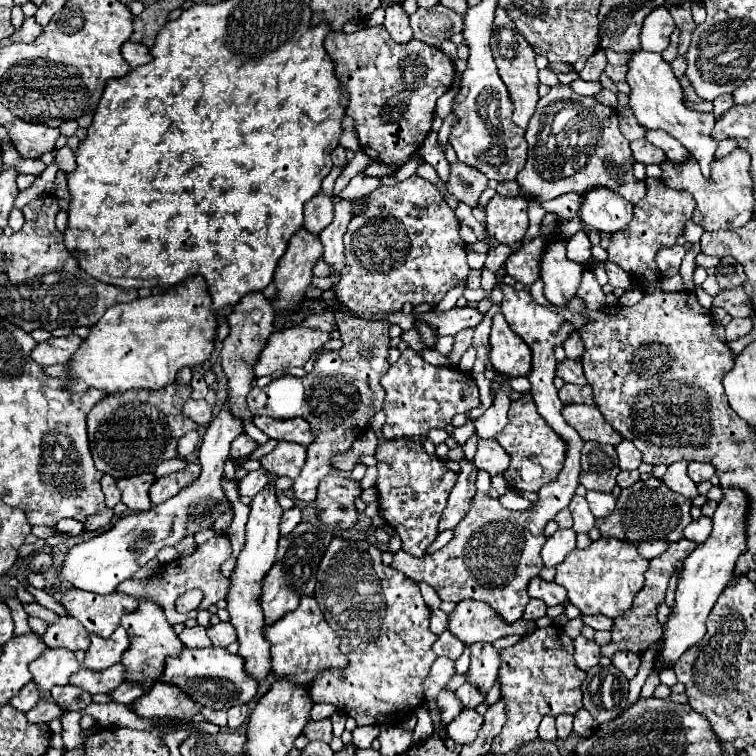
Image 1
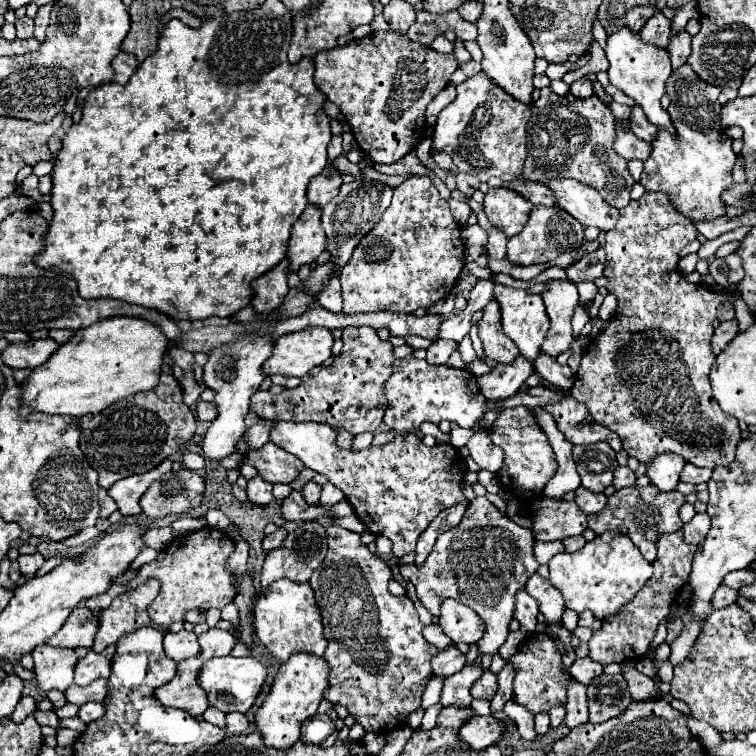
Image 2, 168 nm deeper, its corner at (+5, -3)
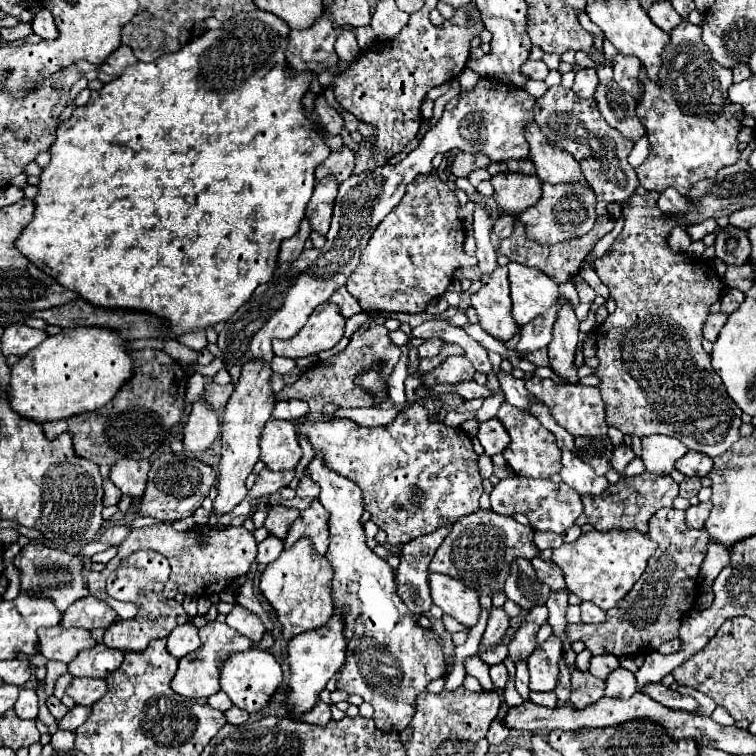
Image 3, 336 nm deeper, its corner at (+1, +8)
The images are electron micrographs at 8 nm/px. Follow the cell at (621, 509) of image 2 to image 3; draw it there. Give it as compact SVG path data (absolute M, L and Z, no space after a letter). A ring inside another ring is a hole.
M643 471L637 477L621 477L615 485L607 487L607 493L599 497L583 497L583 515L577 525L589 523L597 531L611 531L611 529L637 529L647 535L647 523L663 507L673 507L673 499L677 497L679 485L671 477L659 477L655 473Z

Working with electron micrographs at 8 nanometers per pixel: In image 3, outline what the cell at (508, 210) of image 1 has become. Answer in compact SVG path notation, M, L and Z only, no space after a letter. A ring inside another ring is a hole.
M499 173L491 179L495 187L495 201L499 209L509 213L523 213L541 197L541 181L537 175L525 173Z

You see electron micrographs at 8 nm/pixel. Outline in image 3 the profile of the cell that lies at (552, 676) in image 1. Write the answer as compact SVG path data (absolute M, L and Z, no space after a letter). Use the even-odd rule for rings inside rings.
M551 635L543 645L535 647L529 655L529 675L531 691L553 691L559 677L559 657L563 653L563 645L559 637Z

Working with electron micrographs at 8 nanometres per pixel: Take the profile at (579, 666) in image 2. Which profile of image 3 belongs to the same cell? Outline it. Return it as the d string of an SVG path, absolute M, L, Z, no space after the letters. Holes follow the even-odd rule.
M597 655L597 657L591 657L591 669L589 673L593 673L595 677L599 679L607 679L607 675L611 671L615 671L619 667L619 659L615 655Z

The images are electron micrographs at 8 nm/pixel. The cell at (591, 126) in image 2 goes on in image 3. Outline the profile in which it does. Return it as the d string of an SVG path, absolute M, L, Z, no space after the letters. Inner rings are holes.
M555 85L535 103L535 121L549 137L549 141L563 151L571 153L581 165L589 187L595 191L599 201L619 203L635 193L639 187L635 169L627 163L627 155L633 149L633 141L623 137L617 129L611 129L601 117L595 99L579 99L571 89Z

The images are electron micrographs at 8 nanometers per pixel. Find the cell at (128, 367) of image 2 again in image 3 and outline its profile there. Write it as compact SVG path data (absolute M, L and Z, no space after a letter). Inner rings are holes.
M71 327L61 329L53 337L47 337L47 341L37 345L35 351L27 353L27 357L21 357L11 367L11 389L7 389L7 395L15 413L29 417L29 421L47 423L103 407L107 401L111 401L111 397L115 397L127 377L131 377L131 357L123 347L119 333L111 333L109 329L99 327Z

